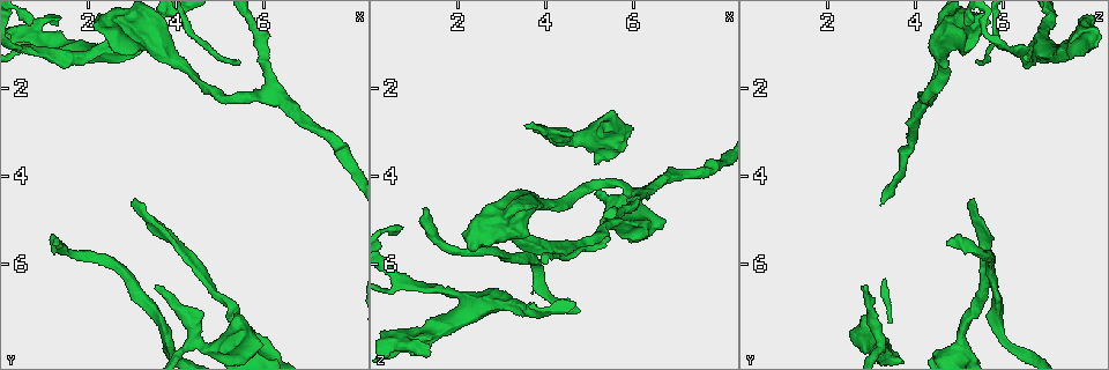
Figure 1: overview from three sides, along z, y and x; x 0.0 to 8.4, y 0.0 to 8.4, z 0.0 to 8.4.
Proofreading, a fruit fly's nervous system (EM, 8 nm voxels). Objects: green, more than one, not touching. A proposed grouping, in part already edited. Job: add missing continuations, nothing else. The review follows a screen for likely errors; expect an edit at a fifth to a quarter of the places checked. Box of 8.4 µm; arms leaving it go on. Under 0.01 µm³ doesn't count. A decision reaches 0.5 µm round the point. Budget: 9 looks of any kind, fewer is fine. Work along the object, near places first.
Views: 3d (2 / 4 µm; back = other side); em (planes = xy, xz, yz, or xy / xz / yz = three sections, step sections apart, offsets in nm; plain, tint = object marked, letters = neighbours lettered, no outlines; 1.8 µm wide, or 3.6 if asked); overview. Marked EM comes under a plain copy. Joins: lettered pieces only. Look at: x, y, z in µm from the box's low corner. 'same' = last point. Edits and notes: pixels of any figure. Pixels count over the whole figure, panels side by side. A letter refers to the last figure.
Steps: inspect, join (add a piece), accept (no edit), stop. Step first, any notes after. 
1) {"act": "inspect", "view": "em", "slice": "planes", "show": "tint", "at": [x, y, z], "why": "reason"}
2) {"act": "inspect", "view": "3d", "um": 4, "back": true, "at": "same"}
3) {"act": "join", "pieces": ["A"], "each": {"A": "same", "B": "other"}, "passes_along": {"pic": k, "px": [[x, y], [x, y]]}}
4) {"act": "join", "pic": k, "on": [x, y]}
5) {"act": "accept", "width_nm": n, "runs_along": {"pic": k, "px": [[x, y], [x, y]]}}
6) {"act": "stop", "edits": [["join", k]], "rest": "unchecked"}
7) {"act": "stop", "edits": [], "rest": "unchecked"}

{"act": "inspect", "view": "em", "slice": "xz", "step": 8, "show": "tint", "at": [5.45, 7.50, 2.50], "why": "stops while still wide"}

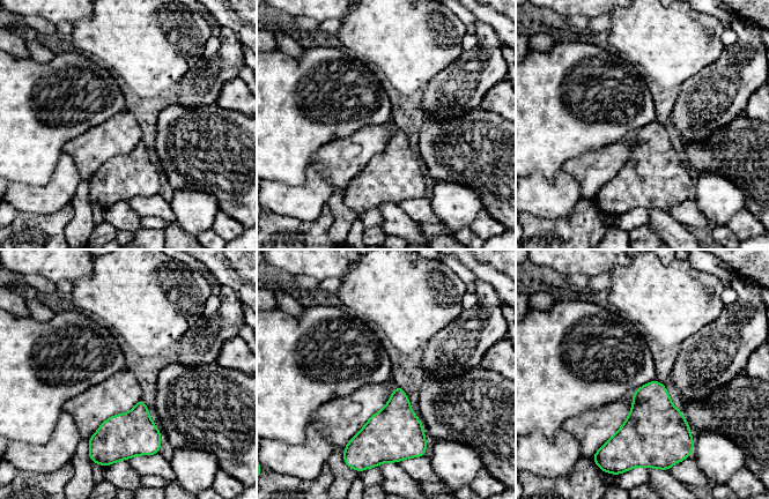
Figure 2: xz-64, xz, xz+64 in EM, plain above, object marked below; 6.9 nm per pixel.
{"act": "inspect", "view": "em", "slice": "planes", "show": "letters", "at": "same"}

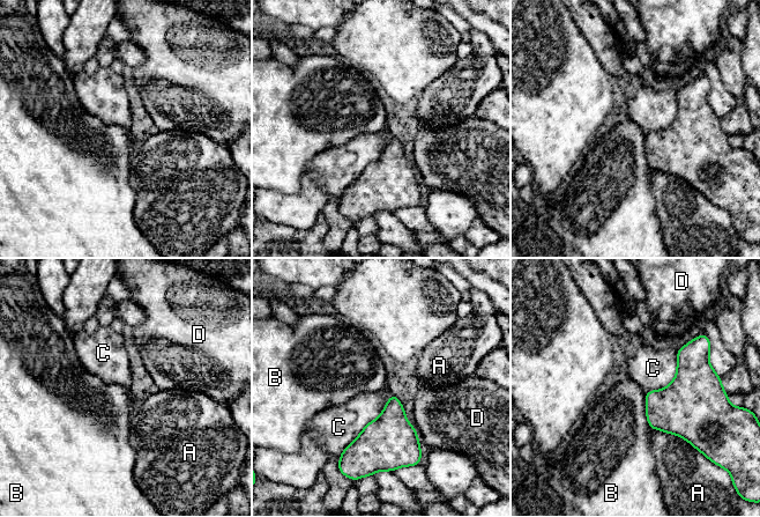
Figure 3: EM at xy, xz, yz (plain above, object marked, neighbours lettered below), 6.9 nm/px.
{"act": "accept", "longest_contact_nm": ["C", 550], "each": {"A": "other", "B": "other", "C": "other", "D": "other"}, "found": "no lettered piece goes on from it"}

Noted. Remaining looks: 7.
{"act": "inspect", "view": "3d", "um": 2, "at": [3.50, 6.55, 2.80], "why": "branch stops here"}

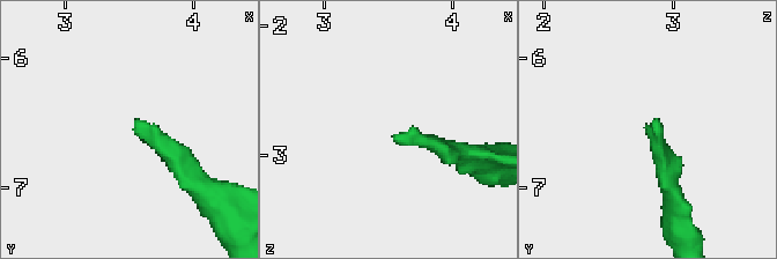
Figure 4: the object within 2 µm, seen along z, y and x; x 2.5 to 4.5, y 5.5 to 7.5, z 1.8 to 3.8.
{"act": "inspect", "view": "em", "slice": "yz", "step": 4, "show": "tint", "at": [3.54, 6.52, 2.86], "why": "need the tissue"}

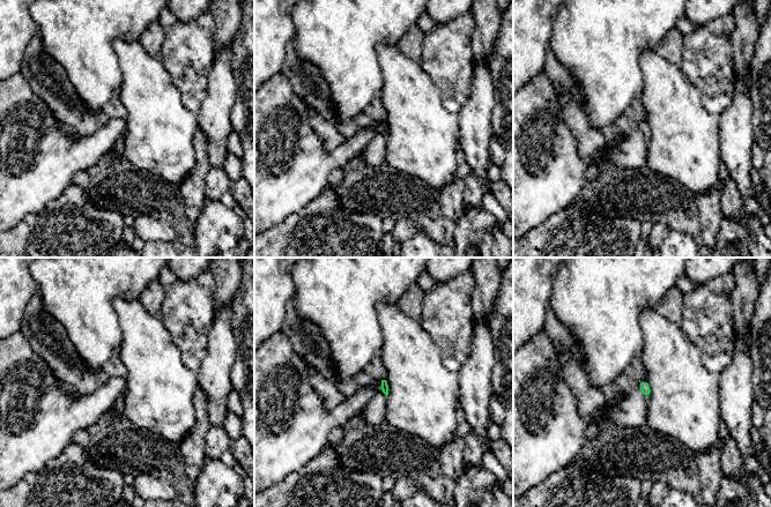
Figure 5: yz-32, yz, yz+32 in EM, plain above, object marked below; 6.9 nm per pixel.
{"act": "inspect", "view": "em", "slice": "planes", "show": "letters", "at": "same", "why": "cut it another way"}

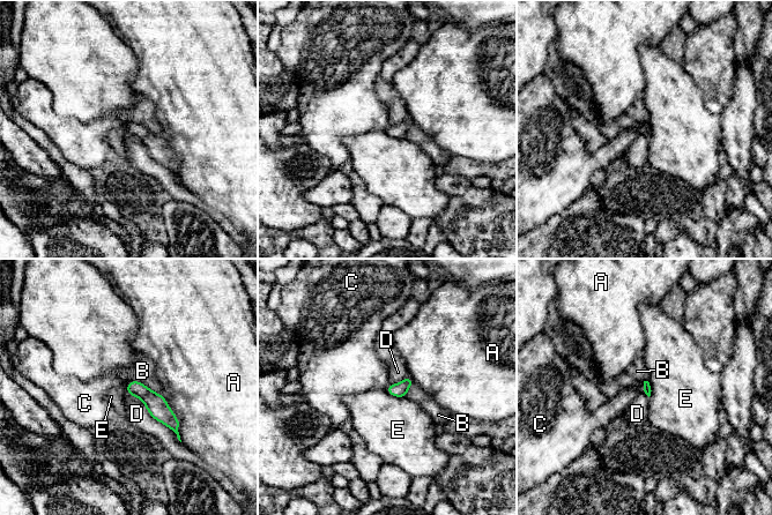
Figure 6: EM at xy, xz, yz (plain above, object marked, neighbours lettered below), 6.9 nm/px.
{"act": "accept", "each": {"A": "other", "B": "other", "C": "other", "D": "other", "E": "other"}, "found": "no lettered piece goes on from it"}

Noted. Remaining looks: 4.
{"act": "inspect", "view": "em", "slice": "planes", "show": "letters", "at": [1.20, 5.50, 4.70]}

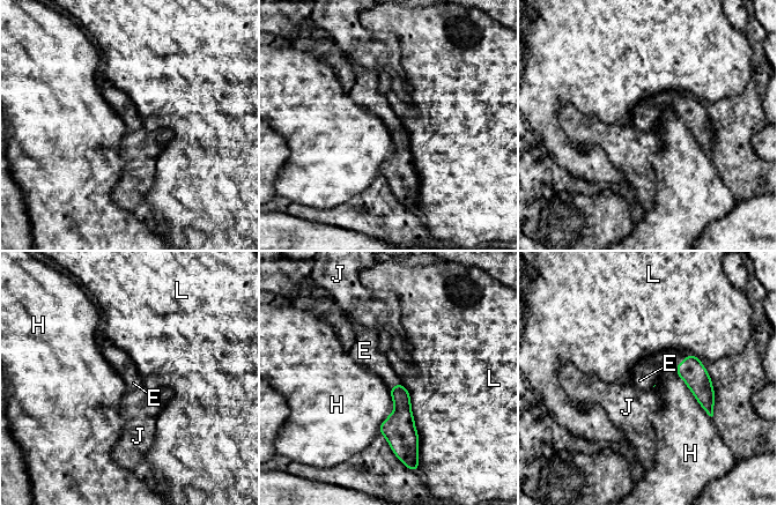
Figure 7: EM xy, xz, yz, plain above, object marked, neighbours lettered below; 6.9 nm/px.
{"act": "join", "pieces": ["E"], "each": {"E": "same", "H": "other", "J": "other", "L": "other"}, "passes_along": {"pic": 7, "px": [[401, 418], [397, 384], [372, 358]]}, "found": "it goes on there"}

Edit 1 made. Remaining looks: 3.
{"act": "inspect", "view": "3d", "um": 4, "at": [3.00, 4.50, 5.30], "why": "tapers out"}

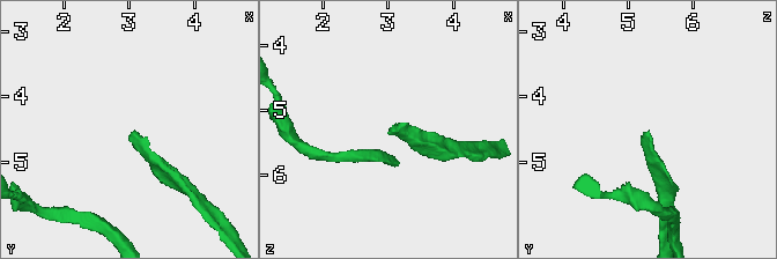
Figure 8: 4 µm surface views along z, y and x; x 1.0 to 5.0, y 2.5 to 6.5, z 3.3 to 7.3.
{"act": "inspect", "view": "em", "slice": "planes", "show": "tint", "at": [3.05, 4.55, 5.35]}

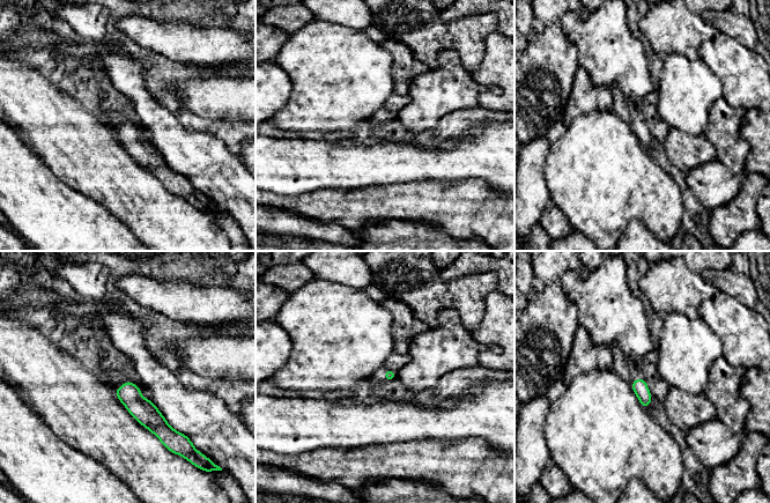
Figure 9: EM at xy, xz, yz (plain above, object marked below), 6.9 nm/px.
{"act": "inspect", "view": "em", "slice": "planes", "show": "letters", "at": "same"}

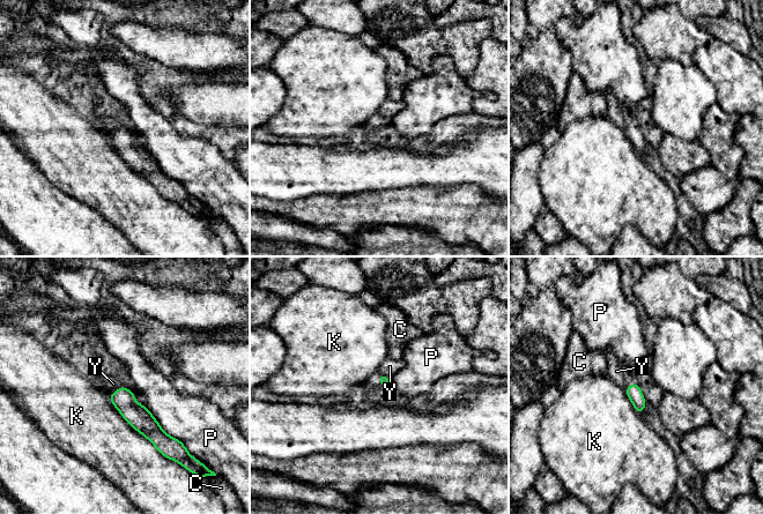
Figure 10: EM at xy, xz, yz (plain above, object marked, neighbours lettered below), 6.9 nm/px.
{"act": "join", "pieces": ["Y"], "each": {"C": "other", "K": "other", "P": "other", "Y": "same"}, "passes_along": {"pic": 10, "px": [[383, 380], [379, 377], [390, 366]]}, "found": "it goes on there"}

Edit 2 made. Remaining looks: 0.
{"act": "stop", "edits": [["join", 7], ["join", 10]], "rest": "unchecked"}

